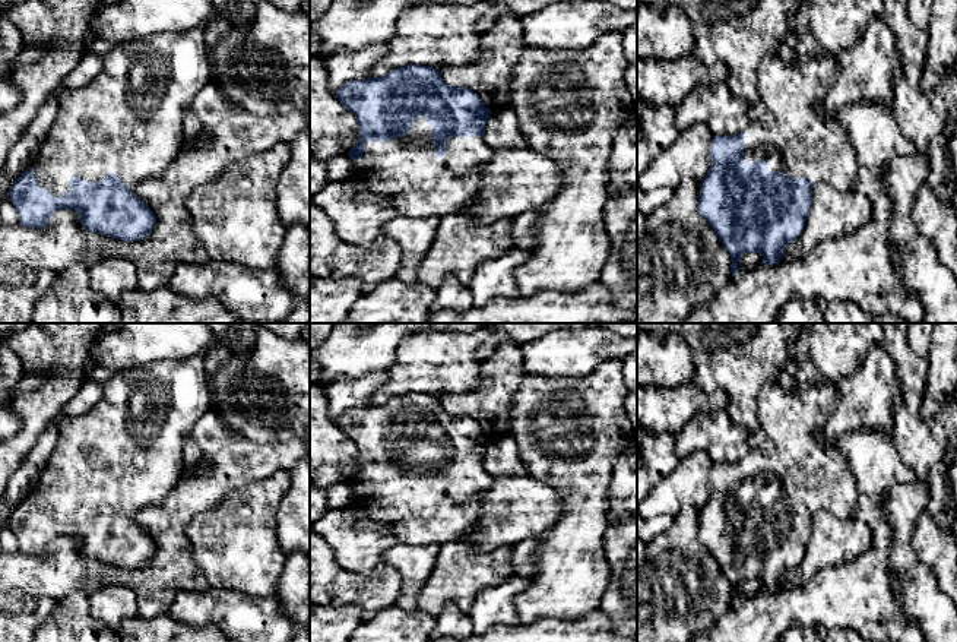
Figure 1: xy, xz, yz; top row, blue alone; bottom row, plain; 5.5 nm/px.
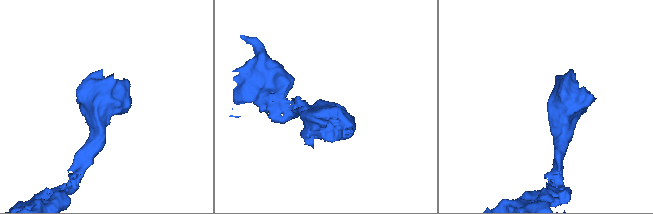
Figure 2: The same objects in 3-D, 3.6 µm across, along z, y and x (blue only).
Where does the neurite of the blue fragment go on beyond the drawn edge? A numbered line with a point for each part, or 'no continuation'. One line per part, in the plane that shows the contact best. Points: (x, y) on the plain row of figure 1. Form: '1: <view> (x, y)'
1: xz (405, 497)

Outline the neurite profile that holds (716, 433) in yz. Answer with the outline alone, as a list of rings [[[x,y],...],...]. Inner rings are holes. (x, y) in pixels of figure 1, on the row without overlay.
[[[726,409],[700,414],[675,437],[675,455],[682,459],[704,450],[713,464],[732,464],[750,452],[750,431],[736,424]]]

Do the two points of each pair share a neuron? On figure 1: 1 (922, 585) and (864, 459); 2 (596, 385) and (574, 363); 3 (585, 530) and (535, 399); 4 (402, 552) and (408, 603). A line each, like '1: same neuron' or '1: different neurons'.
1: different neurons
2: different neurons
3: same neuron
4: same neuron

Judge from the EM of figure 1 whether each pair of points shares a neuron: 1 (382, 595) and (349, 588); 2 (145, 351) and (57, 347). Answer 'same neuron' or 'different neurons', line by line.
1: same neuron
2: different neurons

